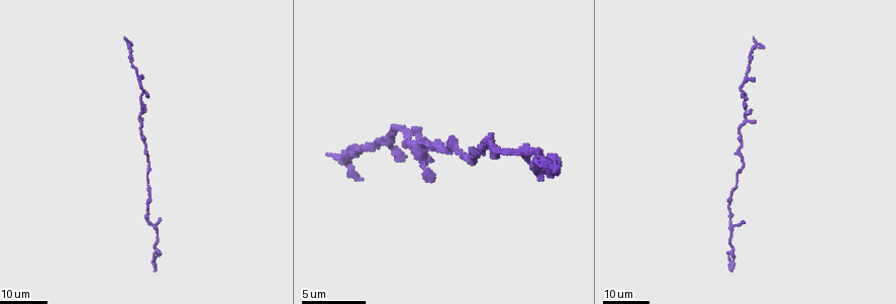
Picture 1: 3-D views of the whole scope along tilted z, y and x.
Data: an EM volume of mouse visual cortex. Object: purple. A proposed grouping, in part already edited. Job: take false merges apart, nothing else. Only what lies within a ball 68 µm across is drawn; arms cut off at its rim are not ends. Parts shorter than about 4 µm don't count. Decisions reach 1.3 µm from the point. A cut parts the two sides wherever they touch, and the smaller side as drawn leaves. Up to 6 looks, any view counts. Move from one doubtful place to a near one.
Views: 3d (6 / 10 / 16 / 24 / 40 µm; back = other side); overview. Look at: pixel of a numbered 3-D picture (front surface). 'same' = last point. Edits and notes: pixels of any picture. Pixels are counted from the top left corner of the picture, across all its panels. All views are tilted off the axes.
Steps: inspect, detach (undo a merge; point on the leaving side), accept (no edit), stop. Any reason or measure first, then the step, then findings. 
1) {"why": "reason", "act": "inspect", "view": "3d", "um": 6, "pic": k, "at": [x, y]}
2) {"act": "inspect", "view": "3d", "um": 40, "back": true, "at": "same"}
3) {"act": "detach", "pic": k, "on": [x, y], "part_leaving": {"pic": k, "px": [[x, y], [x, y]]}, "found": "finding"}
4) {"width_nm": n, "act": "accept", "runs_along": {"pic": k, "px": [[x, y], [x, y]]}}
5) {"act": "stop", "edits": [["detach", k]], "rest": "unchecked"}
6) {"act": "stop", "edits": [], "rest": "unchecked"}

{"why": "thick turns thin", "act": "inspect", "view": "3d", "um": 16, "pic": 1, "at": [147, 202]}

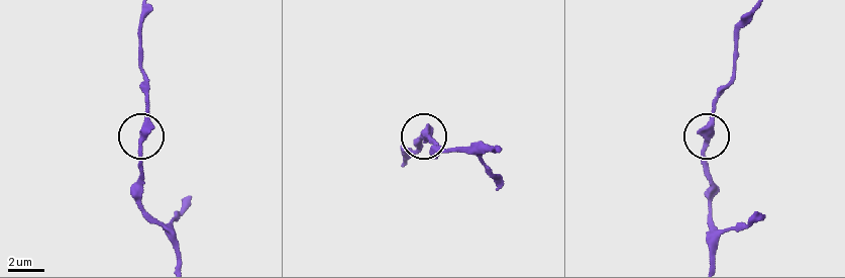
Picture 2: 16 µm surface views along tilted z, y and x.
{"act": "inspect", "view": "3d", "um": 10, "pic": 2, "at": [706, 141]}

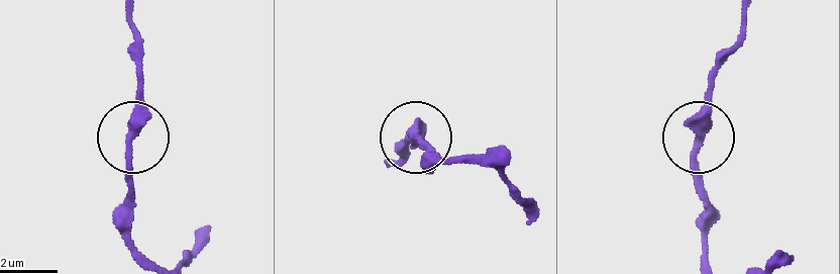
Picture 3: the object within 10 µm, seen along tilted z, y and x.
{"act": "accept", "runs_along": {"pic": 3, "px": [[128, 18], [137, 103], [125, 169], [130, 230]]}, "found": "all the same neuron"}

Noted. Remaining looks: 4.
{"why": "two arms in line, one across", "act": "inspect", "view": "3d", "um": 16, "pic": 1, "at": [744, 111]}

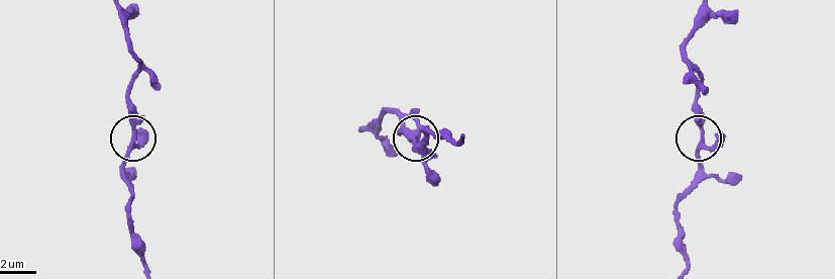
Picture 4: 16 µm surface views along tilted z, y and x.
{"act": "inspect", "view": "3d", "um": 6, "pic": 4, "at": [132, 139]}

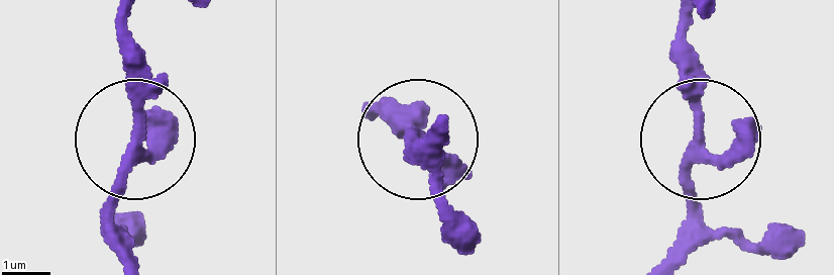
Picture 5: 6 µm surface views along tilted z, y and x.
{"arms": 3, "act": "accept", "runs_along": {"pic": 5, "px": [[668, 252], [690, 214], [684, 168], [699, 133], [687, 19]]}, "found": "one neuron here"}

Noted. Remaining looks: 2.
{"act": "stop", "edits": [], "rest": "unchecked"}

